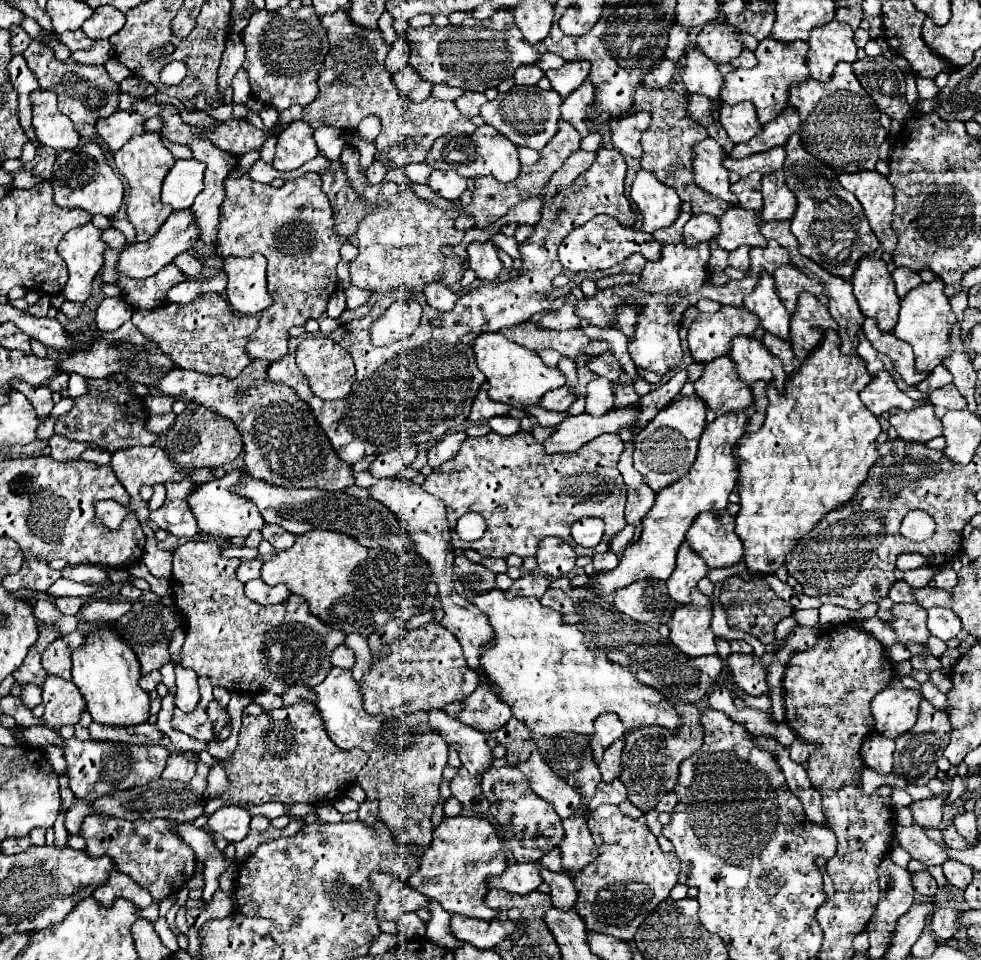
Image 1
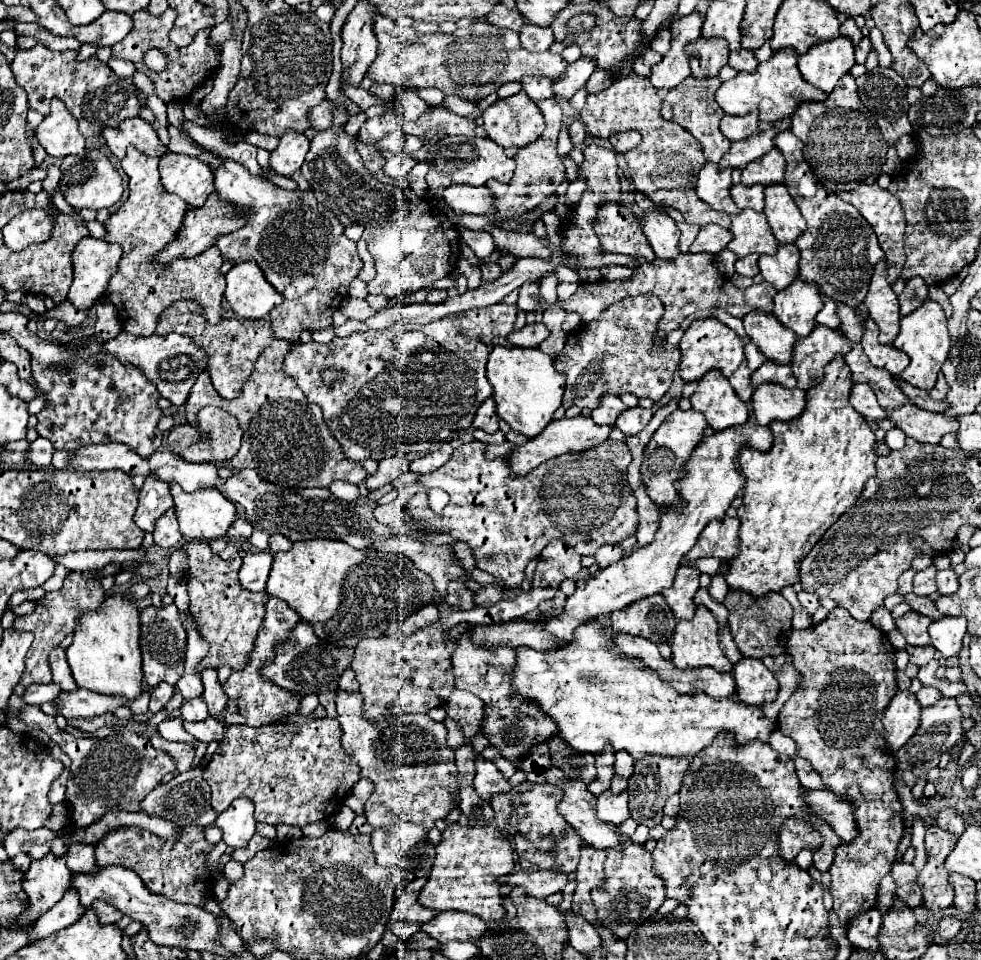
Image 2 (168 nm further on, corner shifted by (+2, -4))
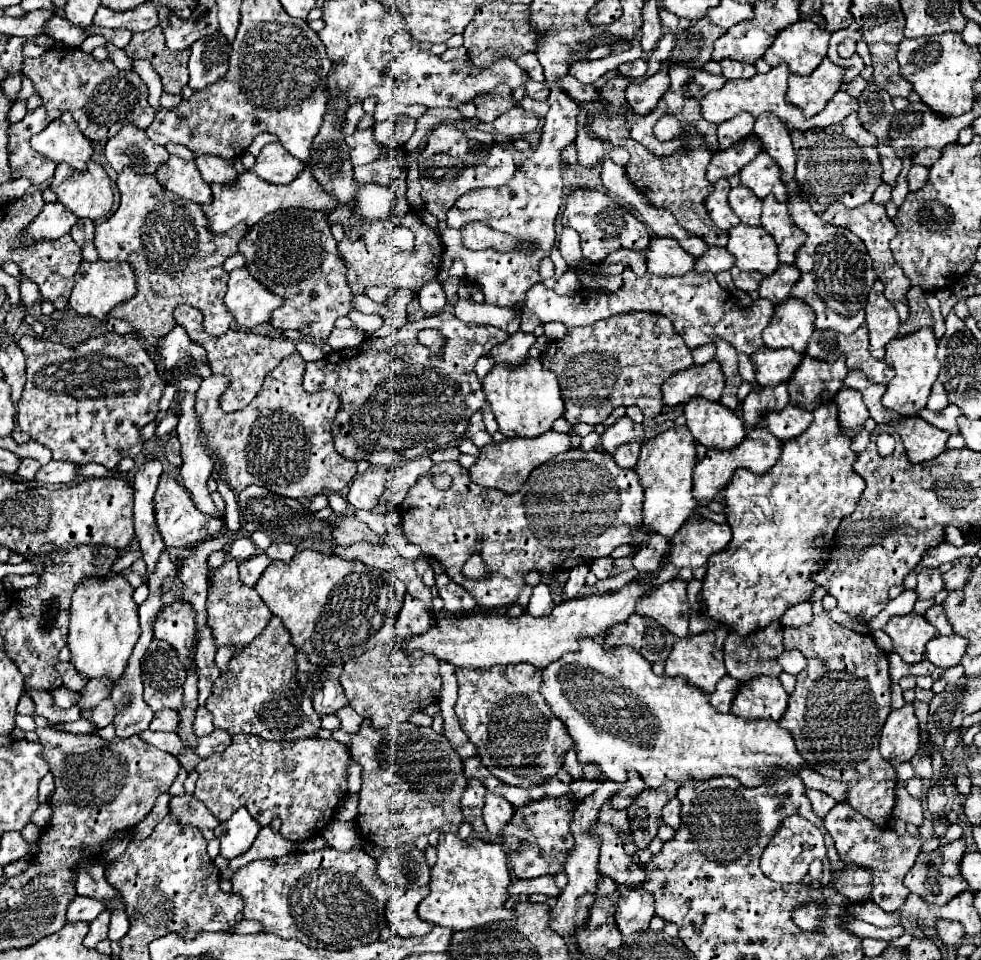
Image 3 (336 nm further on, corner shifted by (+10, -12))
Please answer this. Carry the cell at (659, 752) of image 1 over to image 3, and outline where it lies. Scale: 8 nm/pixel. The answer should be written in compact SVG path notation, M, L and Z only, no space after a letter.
M673 781L663 785L661 789L645 789L627 807L633 843L639 849L645 849L651 843L651 839L657 835L657 829L663 823L661 809L669 799L673 799L677 795L677 789L679 789L679 785Z

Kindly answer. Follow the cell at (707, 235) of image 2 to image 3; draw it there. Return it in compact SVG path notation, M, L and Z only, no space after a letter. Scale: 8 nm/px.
M709 247L705 255L695 259L695 267L693 269L697 273L711 271L711 273L717 275L721 271L729 271L733 265L735 265L733 255L729 255L729 251L725 247Z

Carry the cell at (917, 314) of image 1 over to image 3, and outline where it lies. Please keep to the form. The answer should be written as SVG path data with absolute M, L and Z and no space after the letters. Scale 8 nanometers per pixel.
M923 327L911 335L897 337L887 345L885 361L895 369L895 377L887 383L887 391L881 397L881 403L899 415L913 417L919 409L927 405L927 397L931 391L931 385L935 383L939 375L939 361L937 361L937 337L931 327Z

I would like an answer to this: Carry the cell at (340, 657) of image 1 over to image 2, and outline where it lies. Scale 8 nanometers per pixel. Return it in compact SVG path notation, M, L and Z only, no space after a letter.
M347 669L339 681L339 689L341 691L349 691L349 693L357 693L359 691L359 683L355 679L355 673L351 669Z

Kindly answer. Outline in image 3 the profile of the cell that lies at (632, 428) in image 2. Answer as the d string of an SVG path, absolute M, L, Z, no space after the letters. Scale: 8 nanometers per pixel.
M633 441L633 445L621 445L621 449L617 449L617 453L615 453L617 465L633 469L637 463L637 457L639 457L639 447L641 447L641 441Z

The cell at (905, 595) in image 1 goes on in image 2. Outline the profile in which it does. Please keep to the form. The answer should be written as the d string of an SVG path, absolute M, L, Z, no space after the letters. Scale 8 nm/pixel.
M909 593L909 595L905 595L905 601L907 601L917 613L923 613L923 615L927 615L927 617L931 617L931 619L943 619L943 615L937 611L935 603L933 603L929 597L919 597L919 595L915 595L915 593Z

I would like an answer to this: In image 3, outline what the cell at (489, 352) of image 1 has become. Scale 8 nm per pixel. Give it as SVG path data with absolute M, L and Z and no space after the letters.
M527 357L517 365L493 365L483 379L483 393L505 437L537 437L551 429L551 423L565 411L557 377L543 369L539 357Z

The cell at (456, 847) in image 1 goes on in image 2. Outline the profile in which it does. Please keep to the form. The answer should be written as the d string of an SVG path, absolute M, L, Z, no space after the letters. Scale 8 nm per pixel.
M447 825L441 843L435 847L437 857L429 881L419 895L423 907L435 911L463 911L483 921L497 921L505 917L503 897L499 891L499 877L513 871L515 859L511 841L497 827L461 827Z

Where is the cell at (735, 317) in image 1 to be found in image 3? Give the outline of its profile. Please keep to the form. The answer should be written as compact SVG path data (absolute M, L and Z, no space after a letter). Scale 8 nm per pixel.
M713 357L705 365L693 365L693 369L683 369L681 373L673 373L663 381L663 401L665 405L687 403L691 397L705 397L709 401L719 401L723 393L725 377L717 357Z

